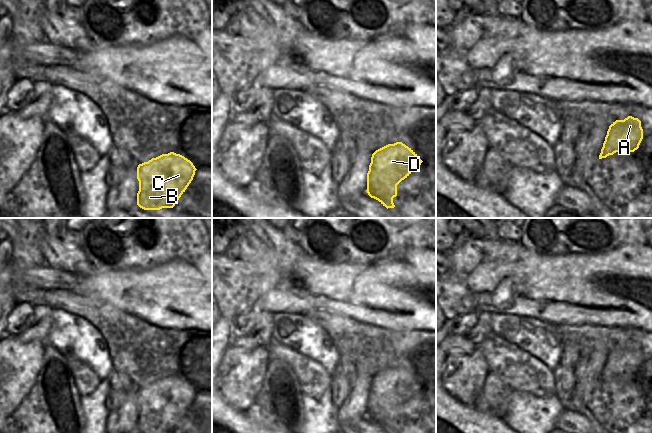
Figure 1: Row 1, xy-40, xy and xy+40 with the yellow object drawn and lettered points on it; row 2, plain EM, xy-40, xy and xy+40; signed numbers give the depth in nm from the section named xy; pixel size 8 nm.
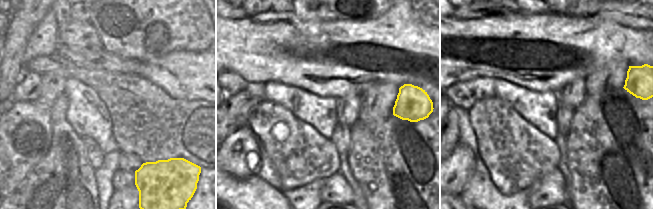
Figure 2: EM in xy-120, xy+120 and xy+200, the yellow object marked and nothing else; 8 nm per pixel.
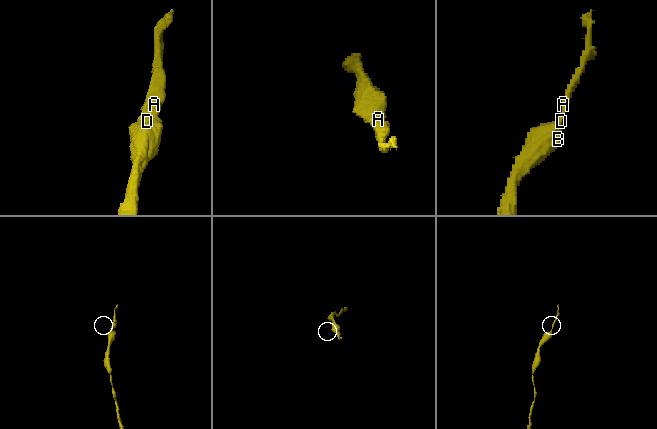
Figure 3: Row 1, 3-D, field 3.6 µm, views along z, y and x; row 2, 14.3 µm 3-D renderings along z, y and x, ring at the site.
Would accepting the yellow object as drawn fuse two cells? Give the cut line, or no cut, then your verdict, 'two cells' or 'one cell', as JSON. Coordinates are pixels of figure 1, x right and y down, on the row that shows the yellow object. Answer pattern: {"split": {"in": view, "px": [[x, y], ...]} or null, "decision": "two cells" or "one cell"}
{"split": null, "decision": "one cell"}

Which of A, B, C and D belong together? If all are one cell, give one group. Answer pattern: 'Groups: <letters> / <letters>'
Groups: A B C D

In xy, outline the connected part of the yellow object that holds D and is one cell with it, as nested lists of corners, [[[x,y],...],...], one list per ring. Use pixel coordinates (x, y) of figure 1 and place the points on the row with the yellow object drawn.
[[[402,142],[388,144],[376,150],[367,173],[367,193],[383,206],[394,208],[397,185],[407,178],[423,161]]]

